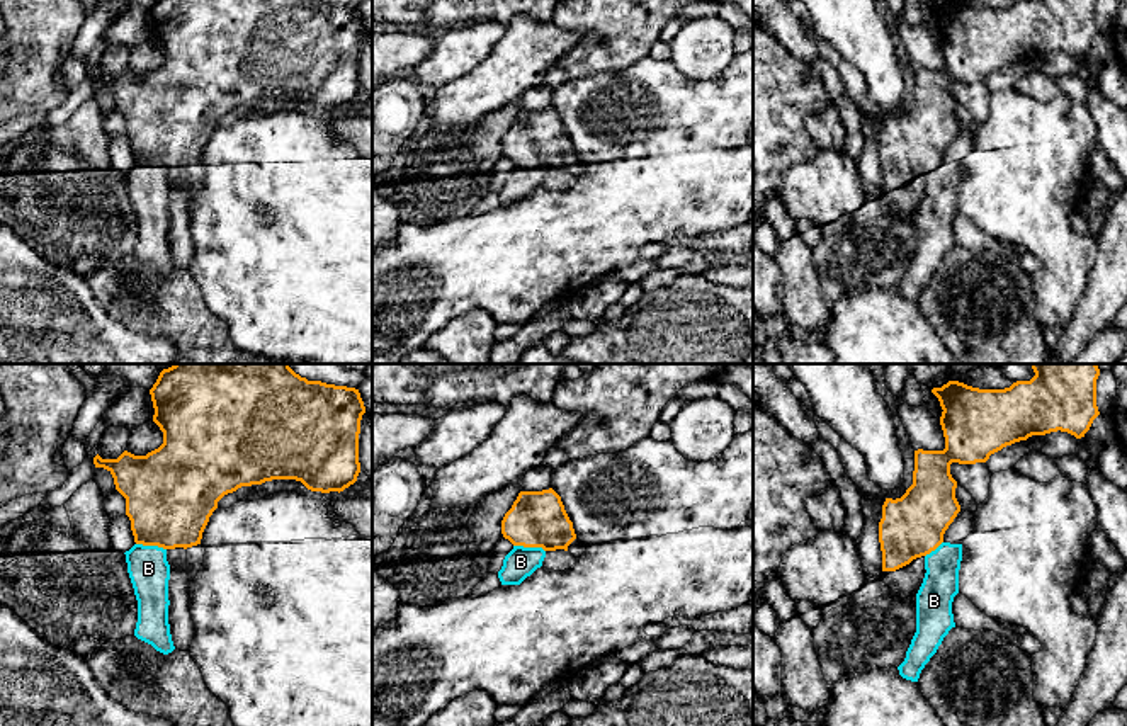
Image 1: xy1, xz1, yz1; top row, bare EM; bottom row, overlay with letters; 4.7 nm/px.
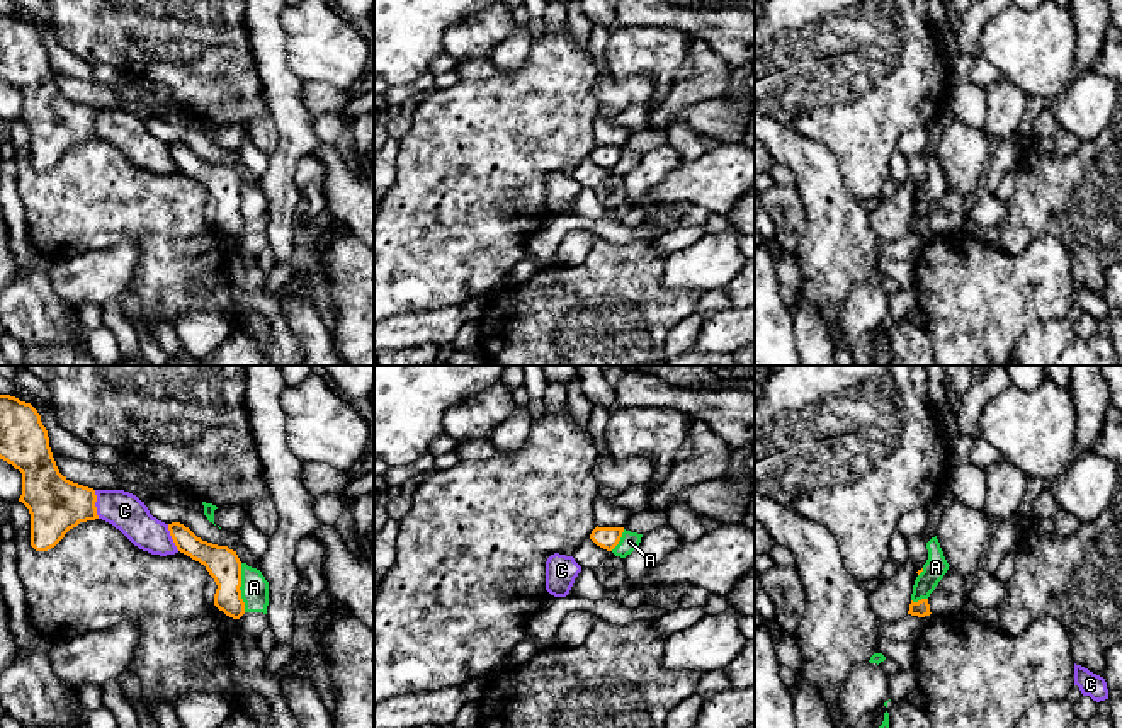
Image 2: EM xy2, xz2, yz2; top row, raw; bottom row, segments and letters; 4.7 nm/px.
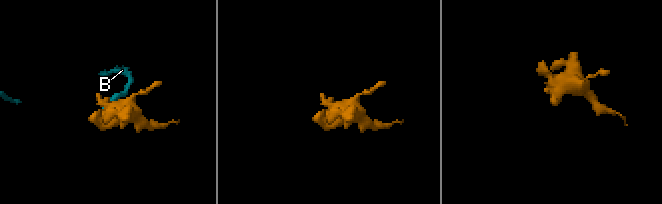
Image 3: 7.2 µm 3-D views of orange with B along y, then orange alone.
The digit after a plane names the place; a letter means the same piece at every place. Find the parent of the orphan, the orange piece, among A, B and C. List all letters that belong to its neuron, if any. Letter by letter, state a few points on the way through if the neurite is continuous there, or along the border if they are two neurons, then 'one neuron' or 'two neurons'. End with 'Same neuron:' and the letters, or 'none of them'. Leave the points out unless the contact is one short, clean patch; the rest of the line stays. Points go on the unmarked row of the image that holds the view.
A: border xy2 (240, 182), (240, 216), (245, 230); two neurons
B: border xz1 (514, 164), (539, 165), (544, 170); two neurons
C: two neurons
Same neuron: none of them

